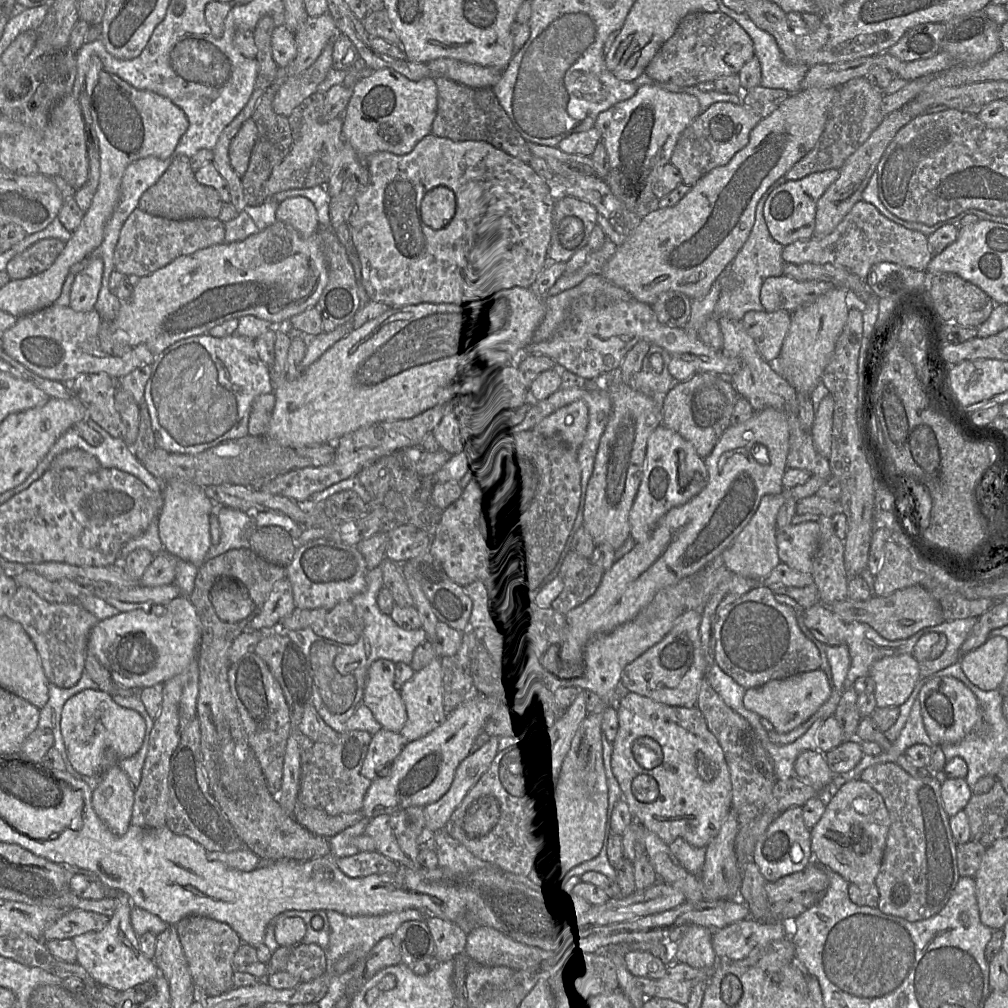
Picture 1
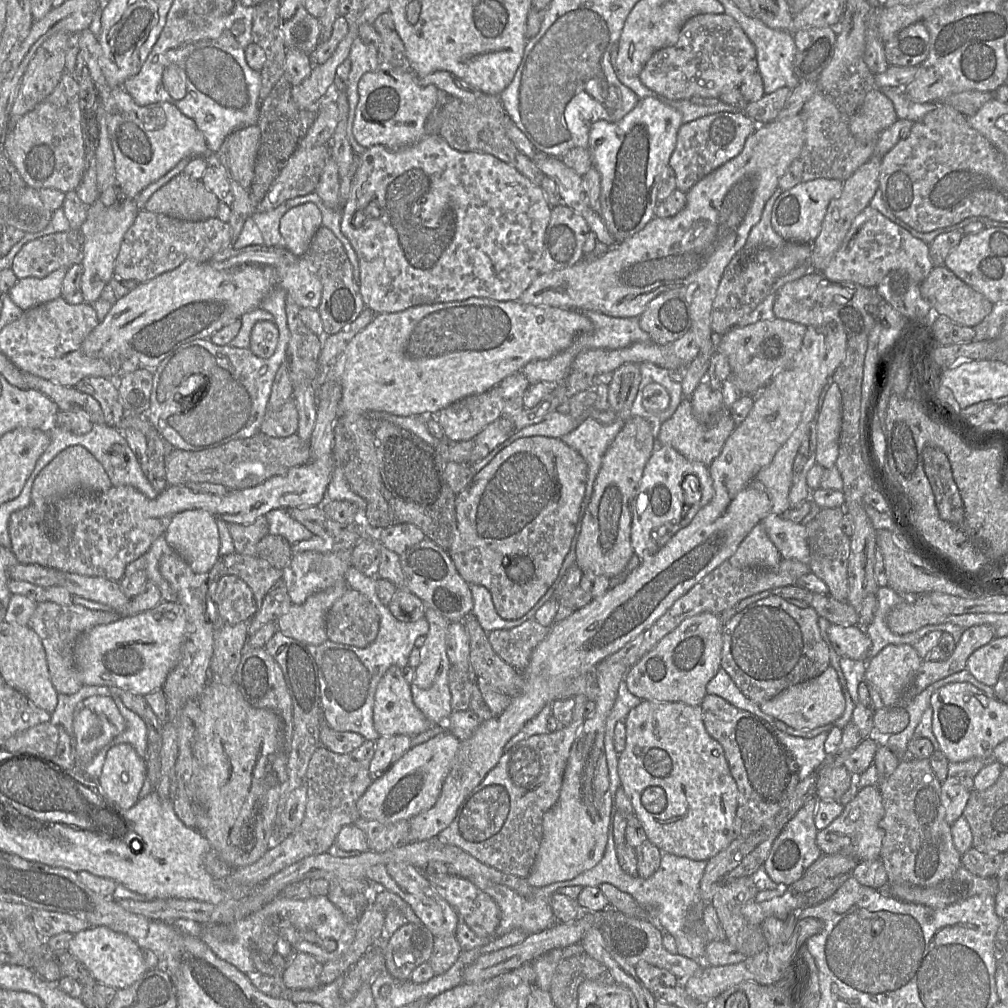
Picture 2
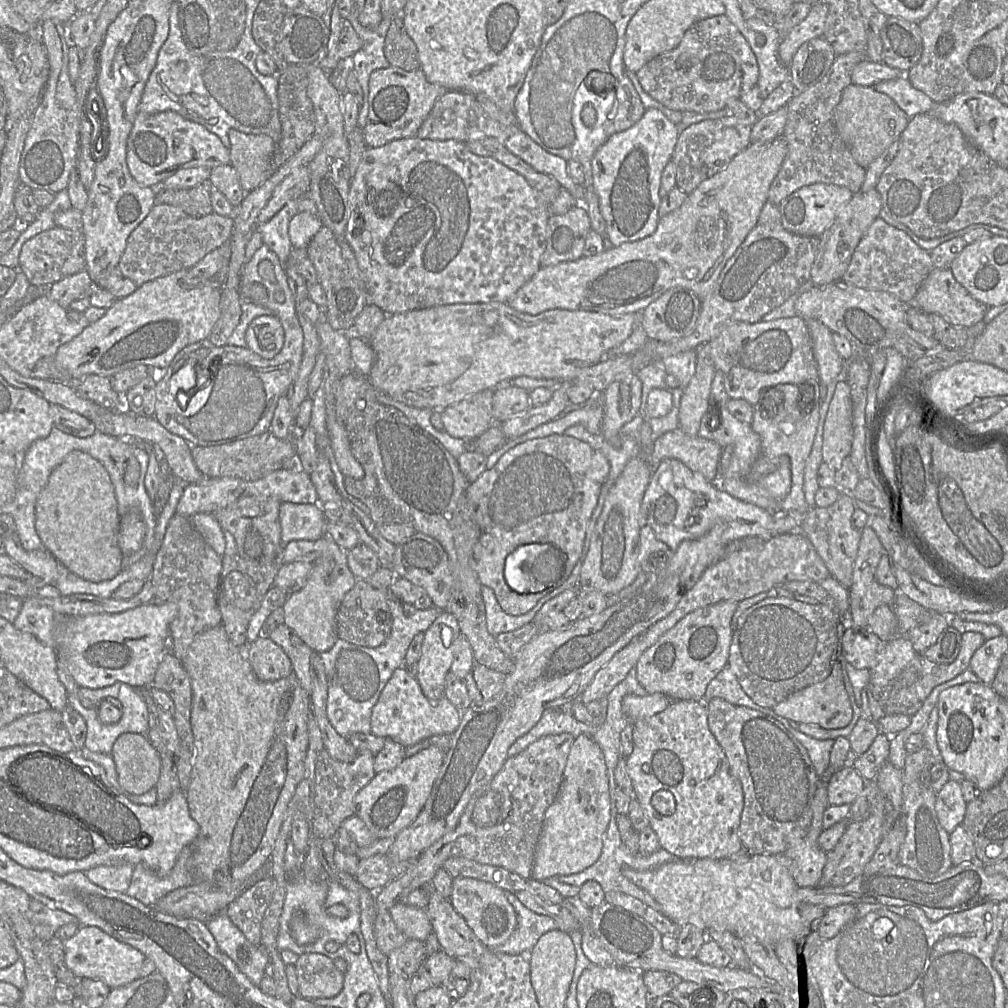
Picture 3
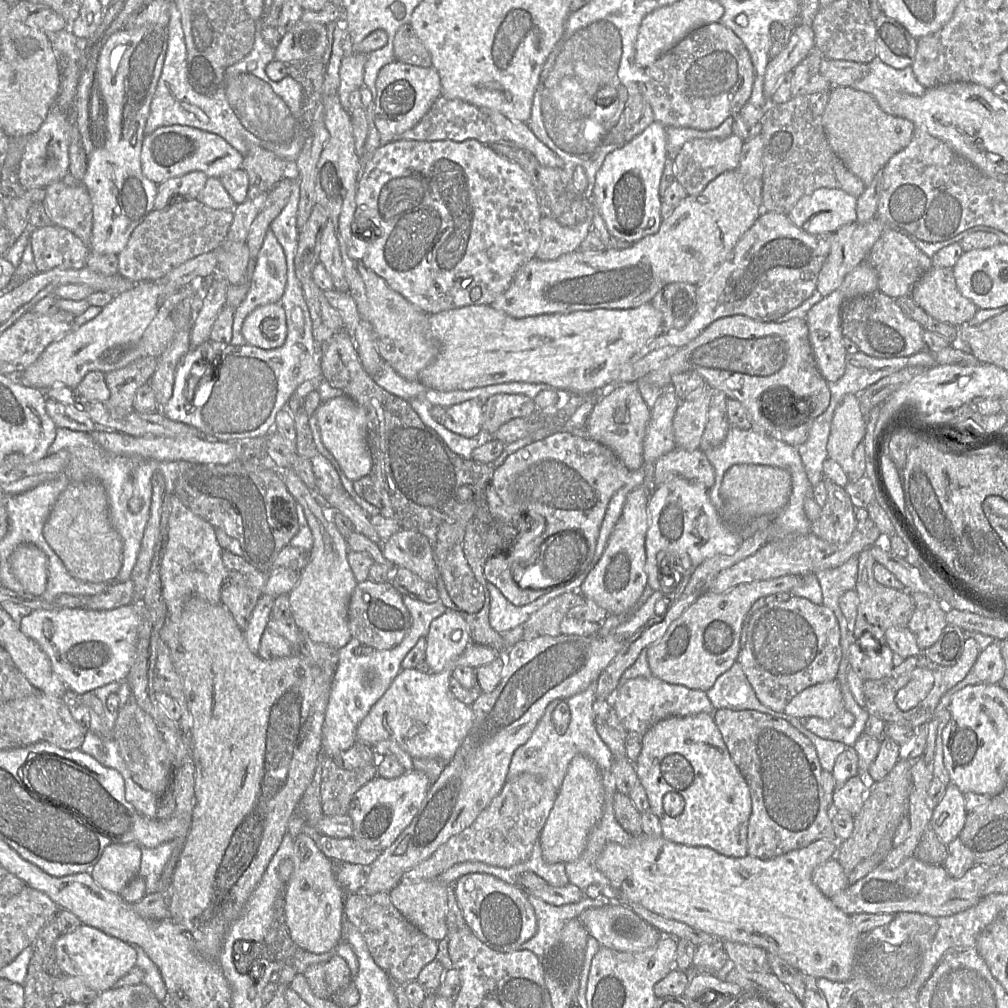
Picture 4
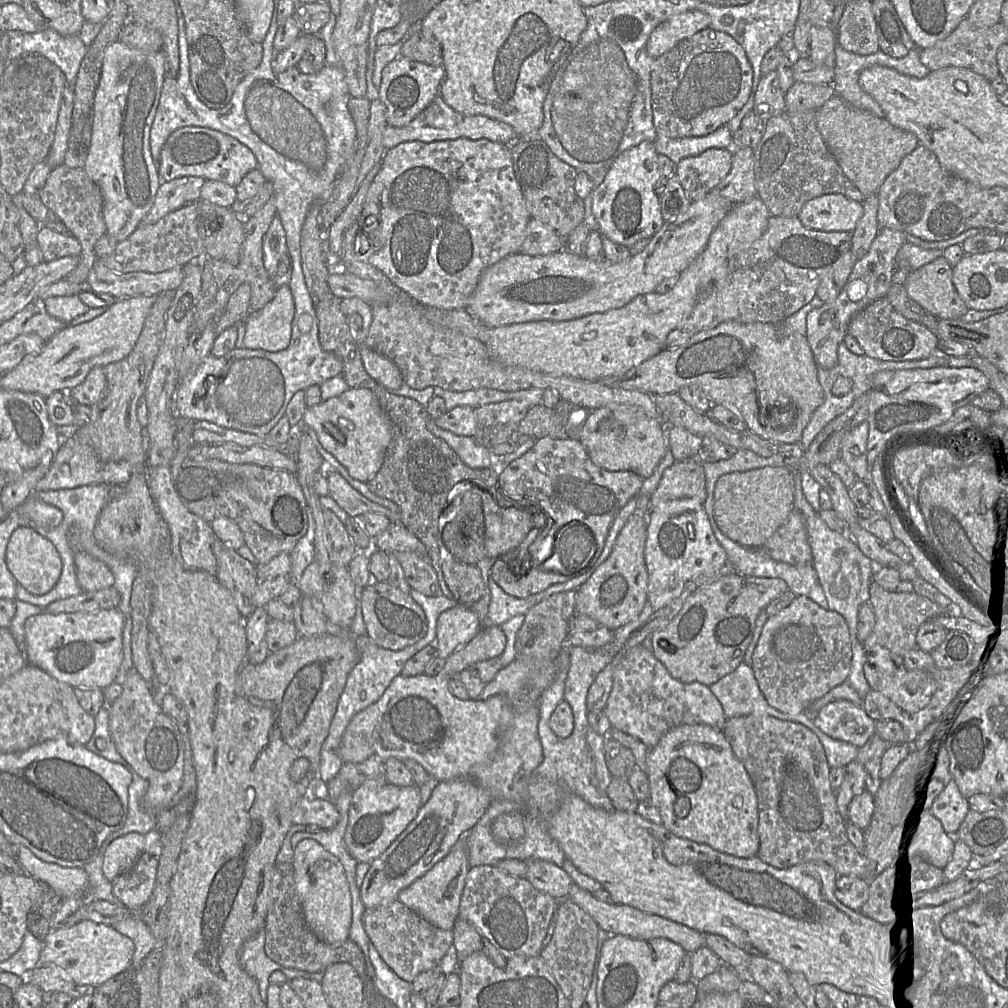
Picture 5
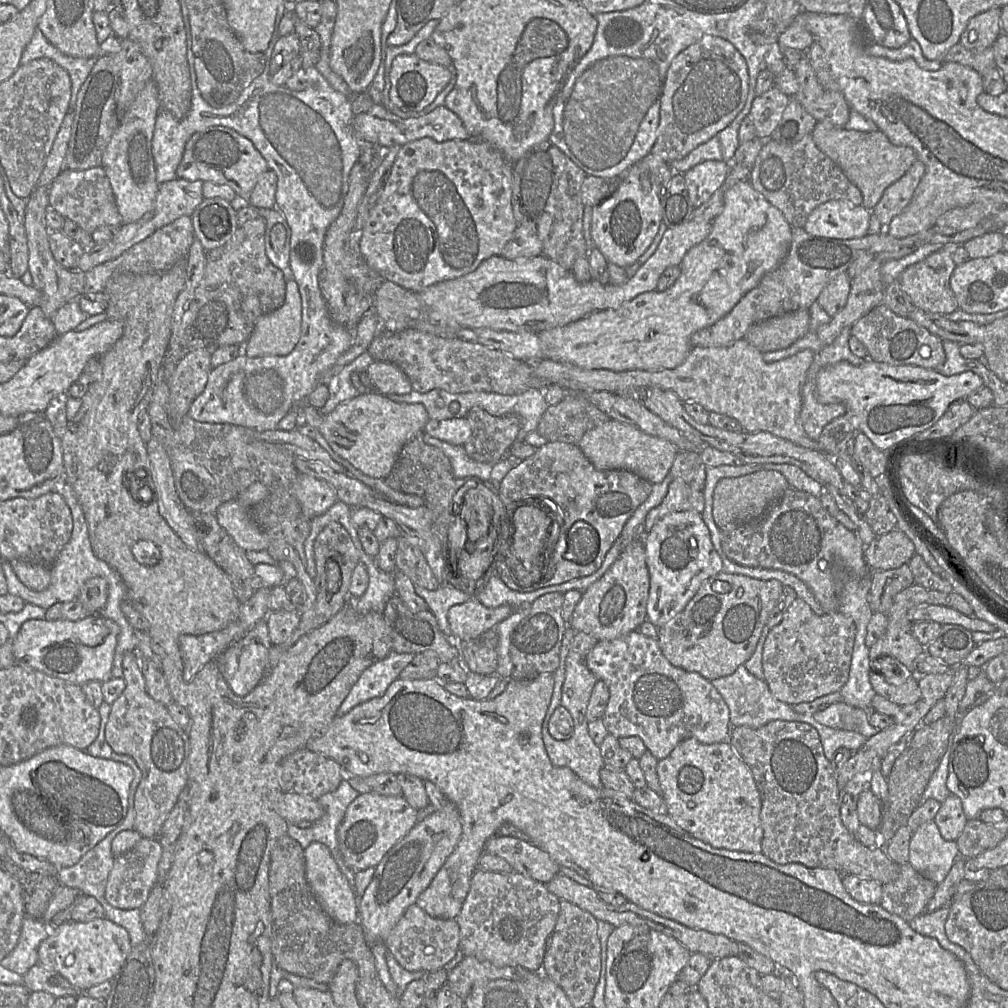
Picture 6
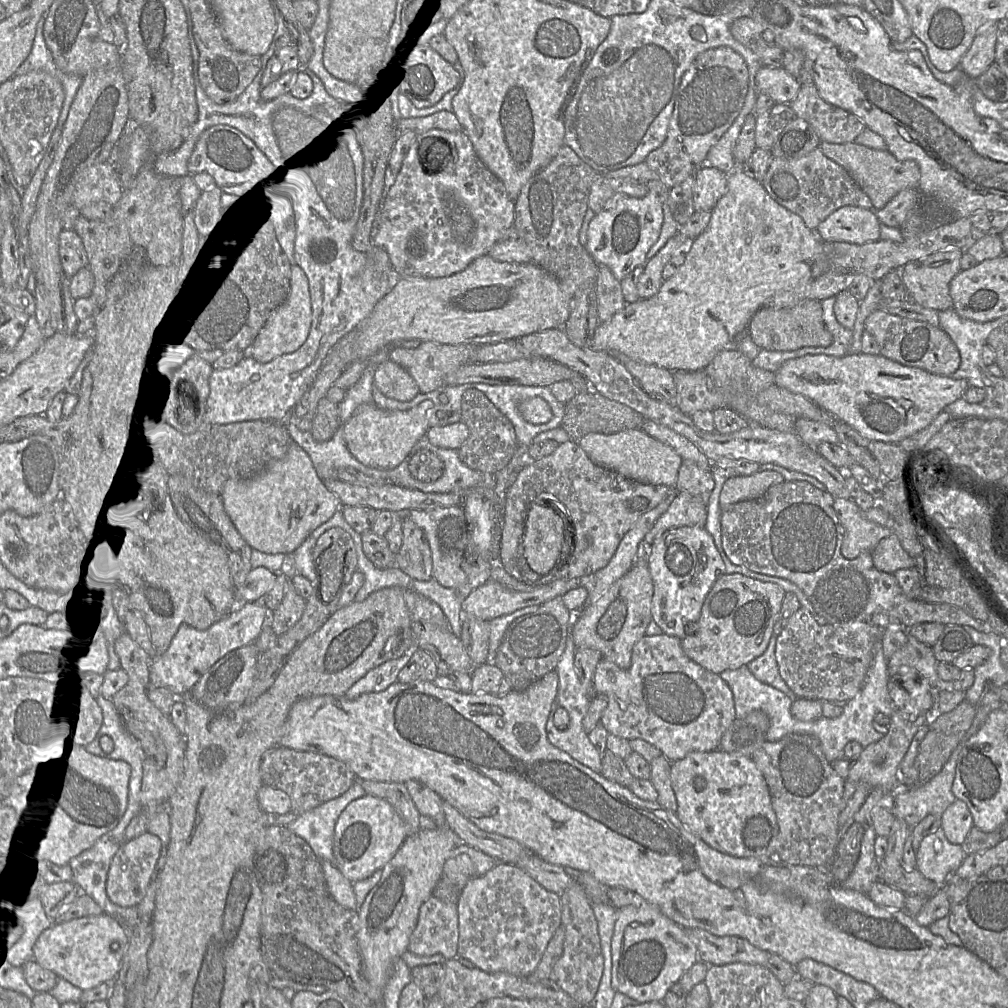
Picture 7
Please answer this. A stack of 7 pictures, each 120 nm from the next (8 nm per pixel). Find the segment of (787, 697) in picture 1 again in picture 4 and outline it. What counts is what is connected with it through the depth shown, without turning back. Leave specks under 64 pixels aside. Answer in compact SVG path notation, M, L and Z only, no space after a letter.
M837 680L816 684L797 694L786 706L784 713L798 719L817 717L830 720L840 718L840 724L852 727L854 715L846 711Z

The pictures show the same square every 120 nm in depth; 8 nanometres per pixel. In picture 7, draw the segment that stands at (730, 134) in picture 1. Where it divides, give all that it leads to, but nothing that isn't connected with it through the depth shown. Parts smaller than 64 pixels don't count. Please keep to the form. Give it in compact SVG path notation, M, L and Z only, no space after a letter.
M701 166L694 174L693 201L697 212L712 211L727 191L727 176L712 166Z

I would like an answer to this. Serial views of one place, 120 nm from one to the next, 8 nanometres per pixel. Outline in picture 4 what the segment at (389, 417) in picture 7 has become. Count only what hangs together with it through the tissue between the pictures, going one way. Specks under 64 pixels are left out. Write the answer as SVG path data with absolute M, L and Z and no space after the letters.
M343 394L321 402L313 414L318 422L322 443L337 460L345 476L351 481L366 476L371 470L372 458L366 441L365 410Z

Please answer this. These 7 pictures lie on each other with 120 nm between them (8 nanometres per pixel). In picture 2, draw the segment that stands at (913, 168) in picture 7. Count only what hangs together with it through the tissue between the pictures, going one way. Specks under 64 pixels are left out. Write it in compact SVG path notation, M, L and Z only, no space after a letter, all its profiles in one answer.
M876 88L865 96L862 105L850 119L849 129L861 142L876 142L881 132L897 119L893 102L881 89Z

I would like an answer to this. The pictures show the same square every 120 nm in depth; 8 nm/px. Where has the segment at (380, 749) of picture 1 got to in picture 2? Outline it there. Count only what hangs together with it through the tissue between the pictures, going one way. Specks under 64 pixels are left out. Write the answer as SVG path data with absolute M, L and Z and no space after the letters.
M408 735L380 736L369 766L370 778L374 781L381 777L410 748L411 737Z

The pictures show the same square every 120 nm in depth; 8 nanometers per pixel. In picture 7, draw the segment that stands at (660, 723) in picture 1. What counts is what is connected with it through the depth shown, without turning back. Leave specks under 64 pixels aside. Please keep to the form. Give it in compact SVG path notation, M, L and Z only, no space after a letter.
M720 749L691 752L685 758L672 762L670 779L678 803L676 816L690 832L711 848L738 858L776 856L779 833L777 817L771 804L767 782L751 757Z

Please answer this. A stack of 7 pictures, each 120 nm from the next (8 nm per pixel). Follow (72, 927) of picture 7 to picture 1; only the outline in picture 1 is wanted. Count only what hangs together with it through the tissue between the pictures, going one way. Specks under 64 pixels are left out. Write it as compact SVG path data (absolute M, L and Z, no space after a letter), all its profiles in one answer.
M122 893L114 896L115 910L107 926L101 931L87 932L72 938L77 949L77 962L82 965L100 986L109 986L120 992L144 983L160 974L154 960L141 952L139 936L135 933L130 912L132 902Z

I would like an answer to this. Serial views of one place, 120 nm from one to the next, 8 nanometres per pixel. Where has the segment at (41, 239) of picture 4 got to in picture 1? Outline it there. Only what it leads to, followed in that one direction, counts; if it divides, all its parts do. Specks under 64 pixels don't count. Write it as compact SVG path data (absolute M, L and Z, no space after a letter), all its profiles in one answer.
M57 238L37 241L11 259L5 271L9 274L11 280L38 275L52 266L65 245L66 242Z

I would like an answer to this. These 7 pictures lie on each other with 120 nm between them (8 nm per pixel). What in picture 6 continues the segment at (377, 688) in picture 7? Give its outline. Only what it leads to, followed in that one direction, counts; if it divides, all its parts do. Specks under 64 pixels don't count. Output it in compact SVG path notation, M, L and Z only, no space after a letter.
M391 651L387 657L365 669L342 702L338 715L345 715L355 706L383 696L390 684L399 678L402 670L415 655Z

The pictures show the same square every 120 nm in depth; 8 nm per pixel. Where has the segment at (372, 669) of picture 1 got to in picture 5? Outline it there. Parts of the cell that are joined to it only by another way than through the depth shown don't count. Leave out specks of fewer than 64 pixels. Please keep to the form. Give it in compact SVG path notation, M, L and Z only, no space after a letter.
M492 625L489 627L483 627L482 630L465 646L460 647L456 650L452 655L450 655L446 659L446 663L444 668L436 675L436 676L427 676L425 674L420 674L412 677L404 677L401 674L396 676L385 690L383 695L377 700L375 703L369 705L359 713L357 713L349 722L348 726L345 729L343 734L339 749L338 755L343 760L344 763L360 763L368 759L369 757L376 756L383 761L386 761L388 758L396 758L400 761L404 761L406 759L412 759L418 762L427 773L438 779L439 781L450 781L454 779L470 779L481 786L484 790L486 790L492 800L494 799L503 799L506 801L514 802L515 804L520 806L520 813L524 813L526 810L526 791L531 778L533 771L541 764L543 760L543 750L541 746L541 742L538 736L538 721L539 721L539 710L538 705L534 705L530 707L523 713L514 714L513 723L511 728L509 729L506 737L501 741L499 737L499 727L500 727L500 719L503 714L503 711L506 708L510 707L510 704L506 697L502 695L493 696L487 700L460 700L452 695L449 690L449 682L458 676L460 672L465 669L469 669L471 665L487 660L494 657L500 657L504 652L506 646L506 635L501 629L500 626Z

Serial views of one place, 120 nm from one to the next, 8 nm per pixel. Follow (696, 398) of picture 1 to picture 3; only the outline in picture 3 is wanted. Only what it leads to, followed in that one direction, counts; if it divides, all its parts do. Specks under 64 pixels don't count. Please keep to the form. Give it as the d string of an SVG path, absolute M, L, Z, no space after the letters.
M678 427L654 441L649 466L653 470L664 459L677 459L708 481L715 481L721 452L722 447L716 442L688 435Z

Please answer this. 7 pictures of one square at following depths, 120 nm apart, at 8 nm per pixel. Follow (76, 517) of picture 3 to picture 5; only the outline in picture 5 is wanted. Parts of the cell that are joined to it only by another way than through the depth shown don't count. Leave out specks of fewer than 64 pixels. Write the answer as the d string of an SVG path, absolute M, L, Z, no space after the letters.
M83 550L74 551L77 581L84 592L111 587L114 575L109 567Z

